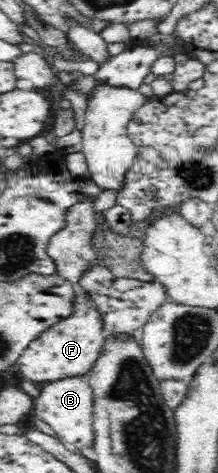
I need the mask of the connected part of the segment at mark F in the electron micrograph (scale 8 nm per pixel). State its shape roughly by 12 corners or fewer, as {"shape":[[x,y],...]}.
{"shape":[[96,306],[75,314],[34,340],[17,375],[40,387],[85,378],[104,350]]}

